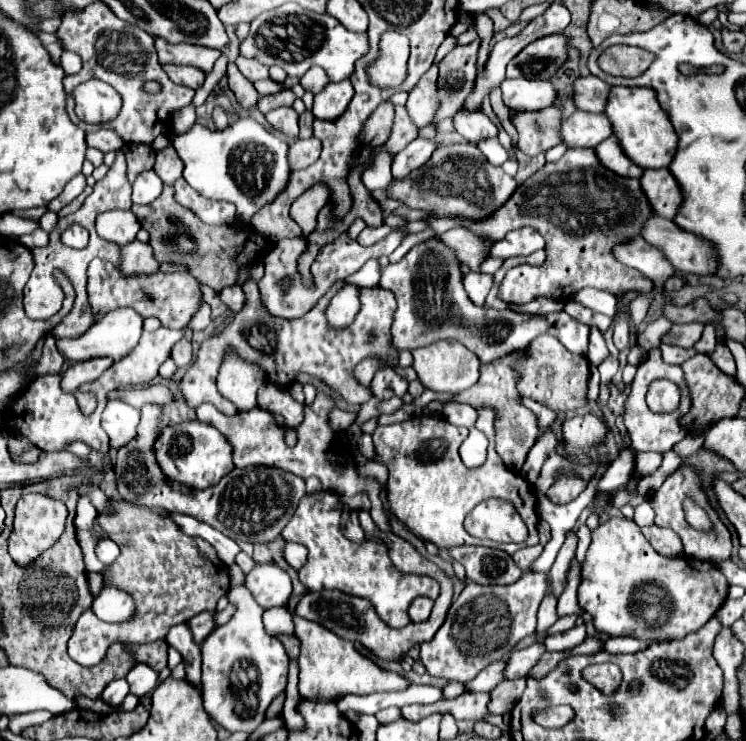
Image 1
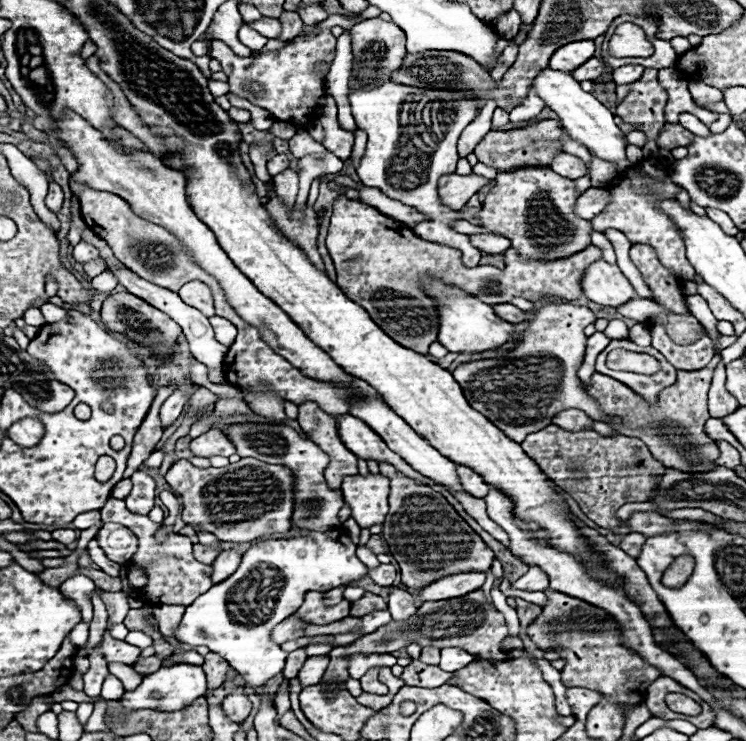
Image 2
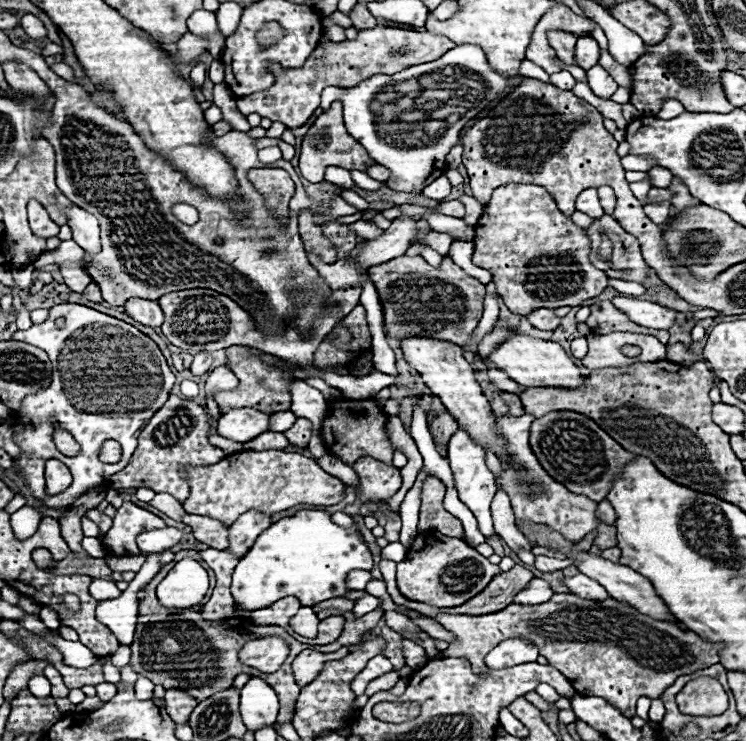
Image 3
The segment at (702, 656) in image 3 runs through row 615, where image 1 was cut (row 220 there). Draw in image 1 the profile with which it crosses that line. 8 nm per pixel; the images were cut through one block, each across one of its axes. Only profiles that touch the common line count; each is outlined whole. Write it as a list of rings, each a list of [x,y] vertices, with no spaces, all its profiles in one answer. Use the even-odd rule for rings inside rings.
[[[568,150],[558,162],[544,164],[532,178],[528,178],[506,206],[486,222],[466,222],[452,218],[424,218],[426,224],[442,234],[454,226],[474,230],[479,236],[488,236],[494,242],[501,240],[510,230],[530,226],[546,238],[546,262],[542,266],[516,266],[500,286],[500,298],[508,304],[524,304],[536,296],[552,296],[568,300],[574,292],[592,286],[612,294],[636,290],[640,294],[652,290],[652,280],[640,276],[638,270],[622,266],[612,258],[612,246],[636,238],[652,208],[640,190],[636,178],[622,178],[606,170],[594,150]]]

